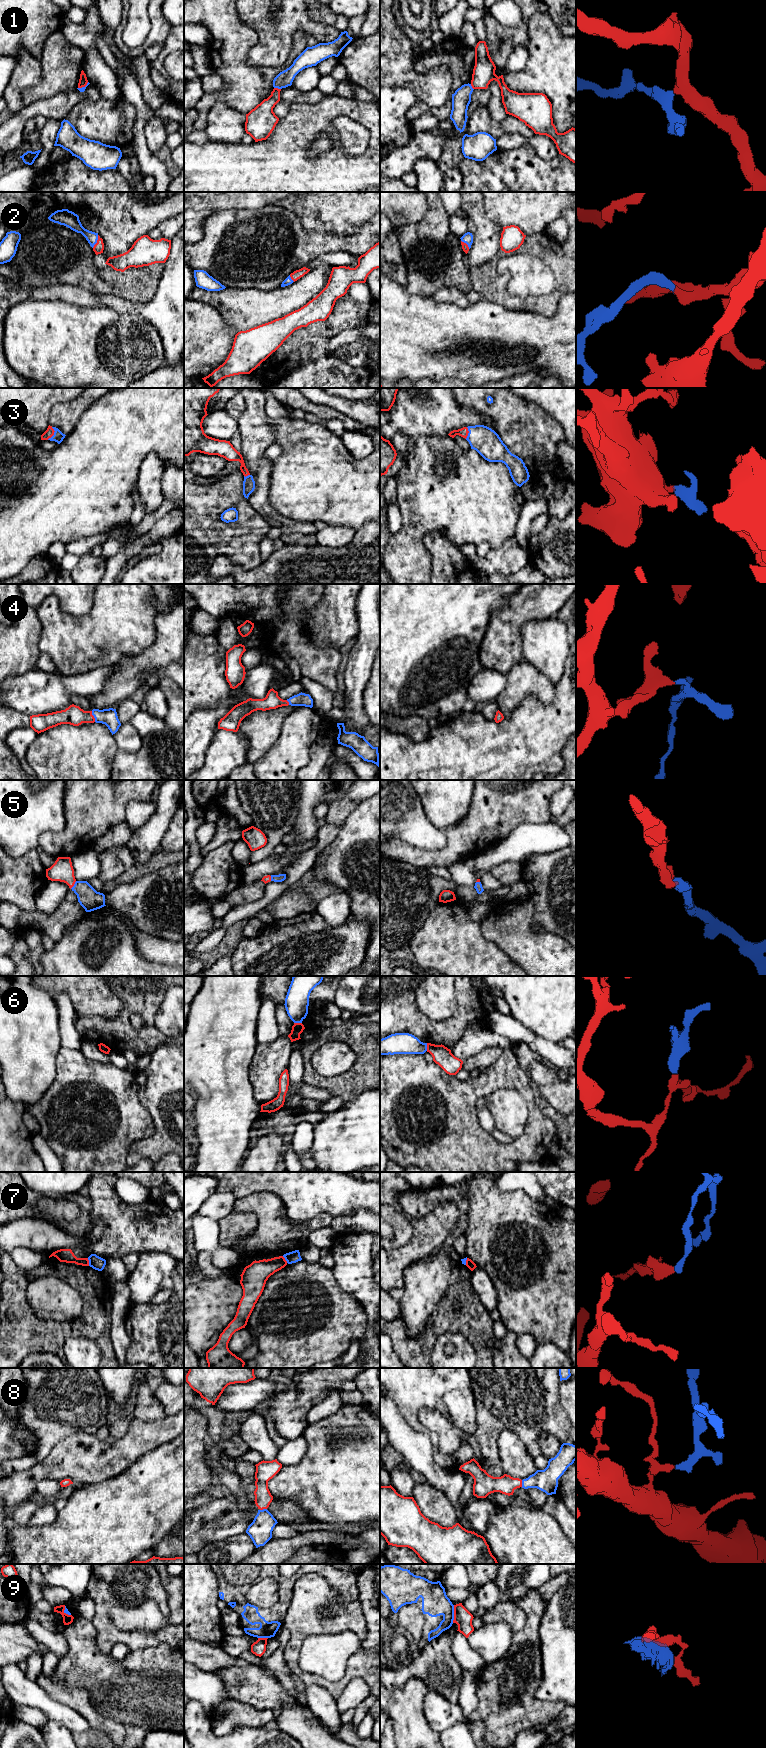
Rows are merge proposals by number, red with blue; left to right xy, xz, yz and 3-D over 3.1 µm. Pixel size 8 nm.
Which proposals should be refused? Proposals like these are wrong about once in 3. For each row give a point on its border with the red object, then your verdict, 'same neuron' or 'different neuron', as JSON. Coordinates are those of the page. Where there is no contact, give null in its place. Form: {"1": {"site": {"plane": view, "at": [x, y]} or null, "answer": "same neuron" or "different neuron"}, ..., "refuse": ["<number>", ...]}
{"1": {"site": {"plane": "xz", "at": [277, 88]}, "answer": "different neuron"}, "2": {"site": {"plane": "xy", "at": [97, 241]}, "answer": "same neuron"}, "3": {"site": {"plane": "xy", "at": [53, 434]}, "answer": "same neuron"}, "4": {"site": {"plane": "xy", "at": [93, 716]}, "answer": "same neuron"}, "5": {"site": {"plane": "xy", "at": [73, 885]}, "answer": "same neuron"}, "6": {"site": {"plane": "xz", "at": [298, 1023]}, "answer": "different neuron"}, "7": {"site": {"plane": "xy", "at": [88, 1262]}, "answer": "different neuron"}, "8": {"site": {"plane": "xz", "at": [263, 1508]}, "answer": "same neuron"}, "9": {"site": {"plane": "yz", "at": [454, 1614]}, "answer": "different neuron"}, "refuse": ["1", "6", "7", "9"]}

